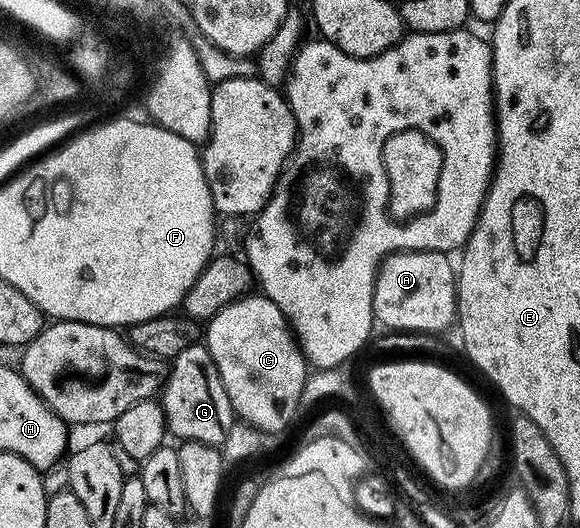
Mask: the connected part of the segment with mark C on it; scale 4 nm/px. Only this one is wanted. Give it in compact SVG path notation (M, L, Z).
M245 295L238 298L237 301L231 302L230 305L224 306L214 317L212 317L204 329L204 344L207 351L210 353L210 357L216 363L216 367L220 371L220 379L224 383L224 387L228 391L228 399L232 403L235 414L239 418L242 417L247 426L255 429L263 430L271 435L277 435L286 424L294 417L294 412L298 407L303 404L302 392L304 391L306 379L308 376L308 362L303 355L301 348L286 320L286 316L280 311L280 307L276 307L276 303L272 303L270 298L265 295L257 295L258 297L252 297L253 295Z

